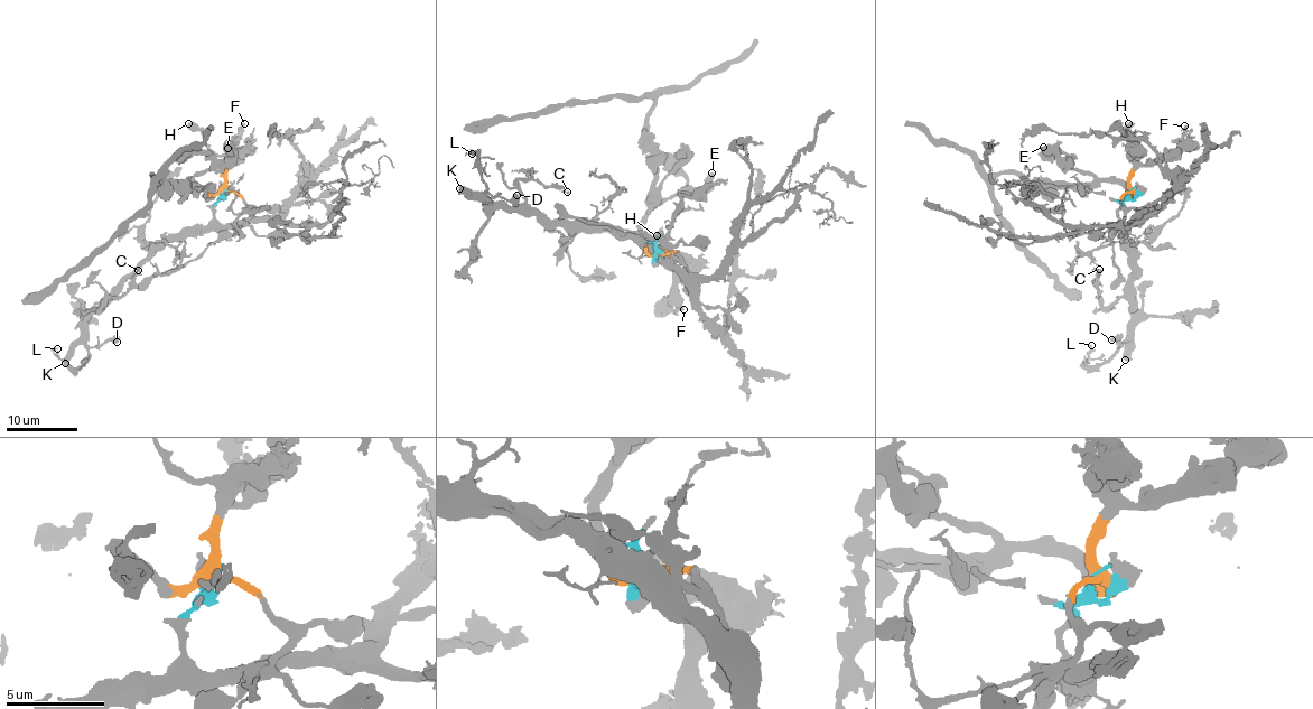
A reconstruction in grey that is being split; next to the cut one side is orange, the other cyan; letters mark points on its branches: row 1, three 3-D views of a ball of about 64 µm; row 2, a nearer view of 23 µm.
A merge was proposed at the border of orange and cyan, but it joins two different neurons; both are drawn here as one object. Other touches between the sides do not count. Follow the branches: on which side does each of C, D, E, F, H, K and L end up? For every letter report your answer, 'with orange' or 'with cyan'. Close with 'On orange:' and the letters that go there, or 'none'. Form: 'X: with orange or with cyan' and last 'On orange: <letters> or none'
C: with cyan
D: with cyan
E: with orange
F: with orange
H: with orange
K: with cyan
L: with cyan
On orange: E, F, H

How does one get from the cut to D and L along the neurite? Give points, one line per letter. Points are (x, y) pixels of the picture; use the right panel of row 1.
D: (1129, 190), (1117, 216), (1133, 244), (1135, 305), (1130, 334), (1120, 345), (1119, 338), (1110, 341)
L: (1129, 190), (1117, 216), (1133, 244), (1130, 334), (1111, 355), (1087, 366), (1091, 344)

